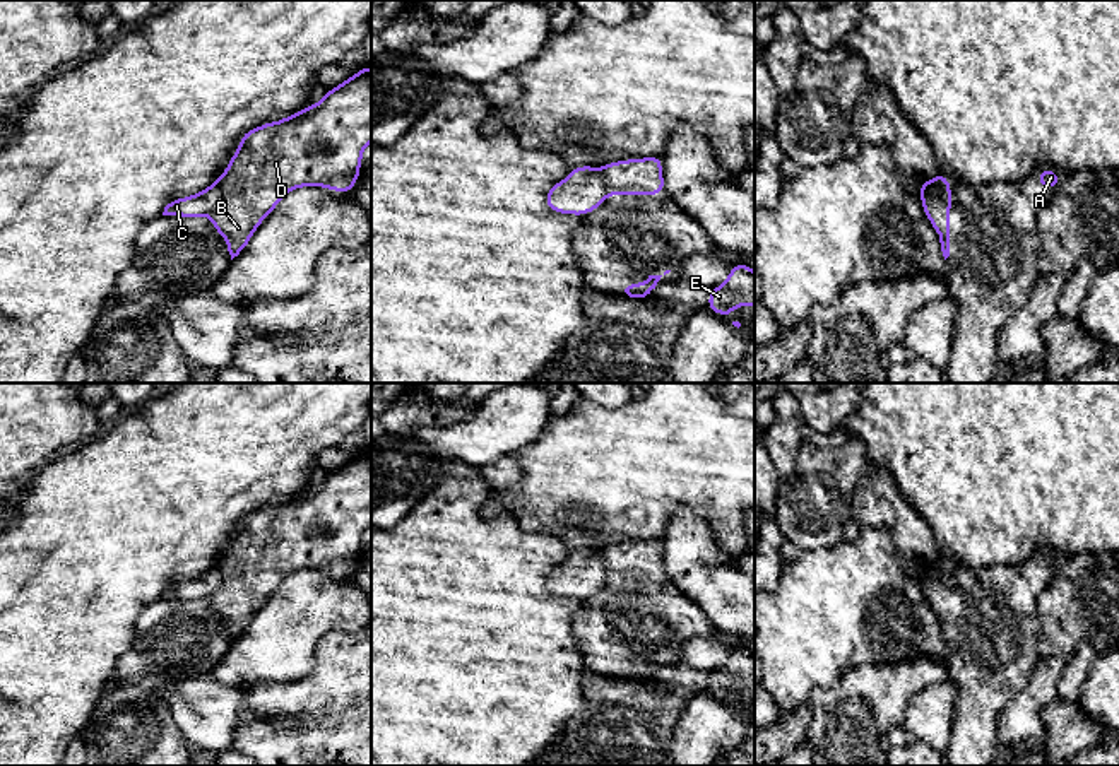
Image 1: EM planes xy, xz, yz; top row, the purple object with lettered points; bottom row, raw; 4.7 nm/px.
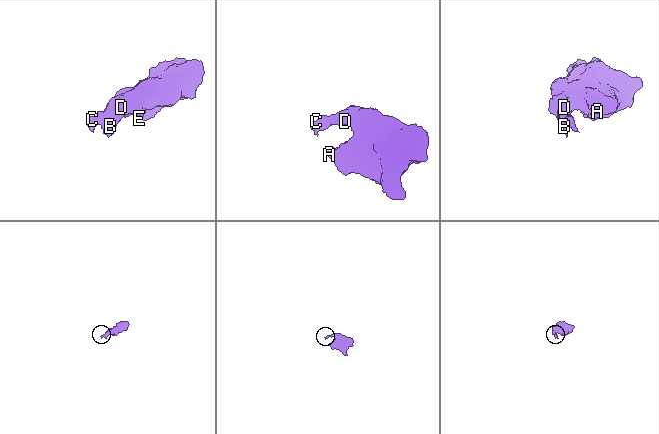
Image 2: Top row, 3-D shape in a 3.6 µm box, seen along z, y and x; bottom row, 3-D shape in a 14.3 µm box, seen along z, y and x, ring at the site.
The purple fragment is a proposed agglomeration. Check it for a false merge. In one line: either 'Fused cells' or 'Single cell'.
Fused cells

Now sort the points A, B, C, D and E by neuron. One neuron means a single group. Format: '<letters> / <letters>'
A B D E / C

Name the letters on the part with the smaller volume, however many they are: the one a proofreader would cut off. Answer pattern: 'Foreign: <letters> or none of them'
Foreign: C

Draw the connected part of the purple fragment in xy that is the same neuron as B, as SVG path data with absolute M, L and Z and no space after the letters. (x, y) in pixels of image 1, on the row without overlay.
M371 450L329 472L320 486L245 515L217 561L222 581L210 597L231 643L287 574L322 569L351 576L370 525Z

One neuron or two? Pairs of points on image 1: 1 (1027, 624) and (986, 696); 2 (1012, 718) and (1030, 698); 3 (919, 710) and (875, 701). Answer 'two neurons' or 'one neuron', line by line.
1: one neuron
2: one neuron
3: two neurons

